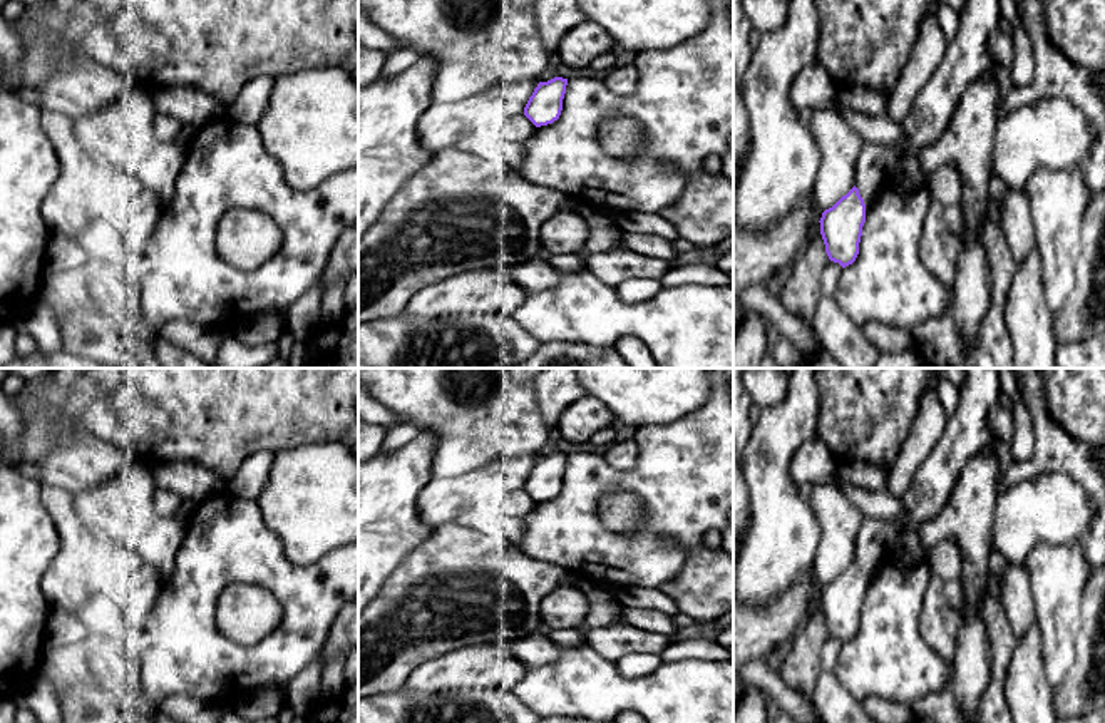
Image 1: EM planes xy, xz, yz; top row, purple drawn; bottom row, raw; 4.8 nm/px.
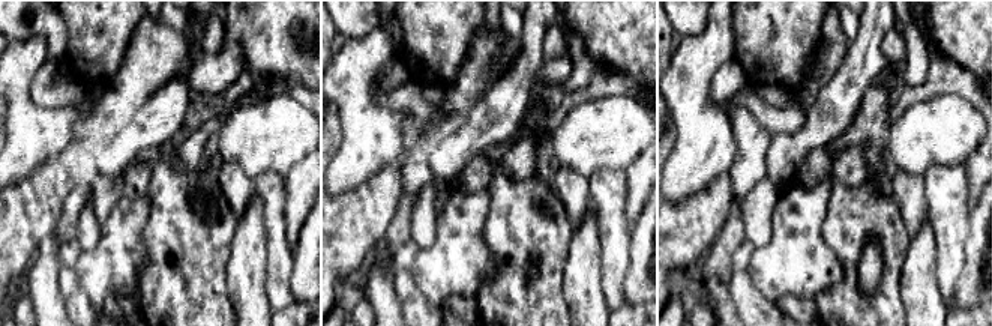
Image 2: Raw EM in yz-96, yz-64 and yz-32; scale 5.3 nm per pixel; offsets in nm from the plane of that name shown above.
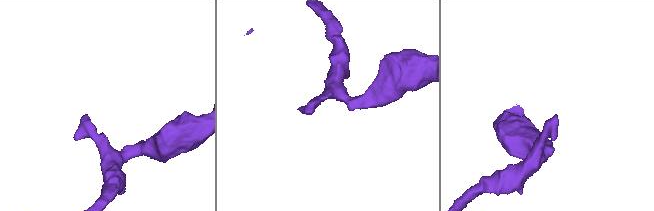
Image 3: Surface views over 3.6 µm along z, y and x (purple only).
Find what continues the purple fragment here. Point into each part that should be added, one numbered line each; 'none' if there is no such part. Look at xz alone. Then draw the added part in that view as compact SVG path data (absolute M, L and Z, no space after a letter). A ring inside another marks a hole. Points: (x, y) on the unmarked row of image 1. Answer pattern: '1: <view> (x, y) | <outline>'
none

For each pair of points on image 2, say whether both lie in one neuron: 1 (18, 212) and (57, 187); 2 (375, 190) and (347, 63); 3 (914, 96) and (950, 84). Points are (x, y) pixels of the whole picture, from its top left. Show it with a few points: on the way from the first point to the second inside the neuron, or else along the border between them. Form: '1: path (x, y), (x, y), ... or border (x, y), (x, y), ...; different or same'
1: path (27, 212), (48, 193); same
2: border (383, 169), (342, 194); different
3: path (923, 92), (935, 84), (941, 84); same

